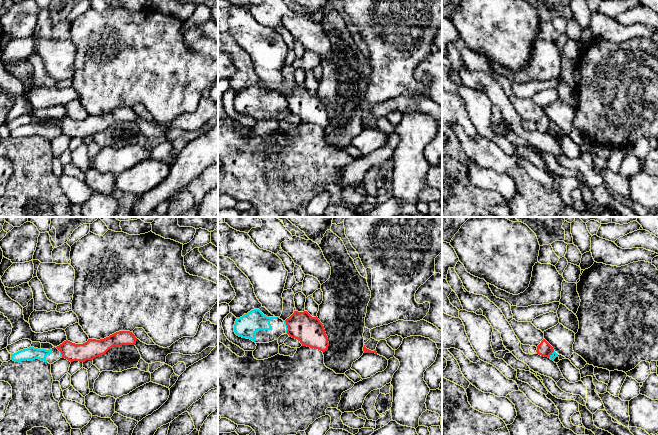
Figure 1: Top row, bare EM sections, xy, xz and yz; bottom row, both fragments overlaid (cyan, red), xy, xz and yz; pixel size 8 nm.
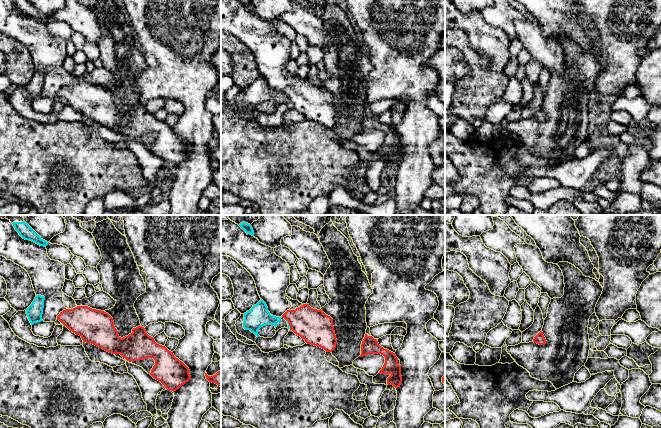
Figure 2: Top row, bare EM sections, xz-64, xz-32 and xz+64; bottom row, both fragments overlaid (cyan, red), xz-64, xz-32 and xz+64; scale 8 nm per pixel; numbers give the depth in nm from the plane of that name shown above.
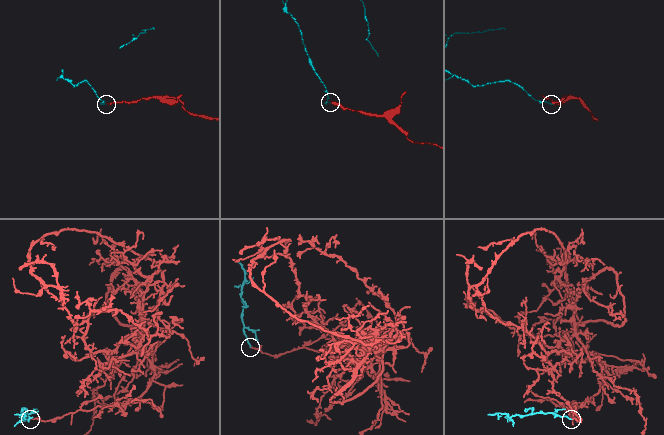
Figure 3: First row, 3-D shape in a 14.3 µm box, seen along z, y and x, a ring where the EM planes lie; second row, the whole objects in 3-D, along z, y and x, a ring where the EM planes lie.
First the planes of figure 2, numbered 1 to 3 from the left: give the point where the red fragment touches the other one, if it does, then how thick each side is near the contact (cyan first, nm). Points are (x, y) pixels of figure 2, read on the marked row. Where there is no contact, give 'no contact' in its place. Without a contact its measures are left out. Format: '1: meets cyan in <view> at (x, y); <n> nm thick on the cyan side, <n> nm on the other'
1: no contact
2: meets cyan in xz-32 at (288, 324); 20 nm thick on the cyan side, 280 nm on the other
3: no contact

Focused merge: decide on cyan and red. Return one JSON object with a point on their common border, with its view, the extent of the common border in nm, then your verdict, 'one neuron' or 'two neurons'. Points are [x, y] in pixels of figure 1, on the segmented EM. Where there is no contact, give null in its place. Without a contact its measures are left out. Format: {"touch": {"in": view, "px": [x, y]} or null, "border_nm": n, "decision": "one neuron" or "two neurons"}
{"touch": {"in": "xz", "px": [286, 327]}, "border_nm": 100, "decision": "two neurons"}

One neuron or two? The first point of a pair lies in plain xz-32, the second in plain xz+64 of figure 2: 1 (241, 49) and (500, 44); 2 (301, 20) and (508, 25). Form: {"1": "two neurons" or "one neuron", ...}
{"1": "two neurons", "2": "two neurons"}

